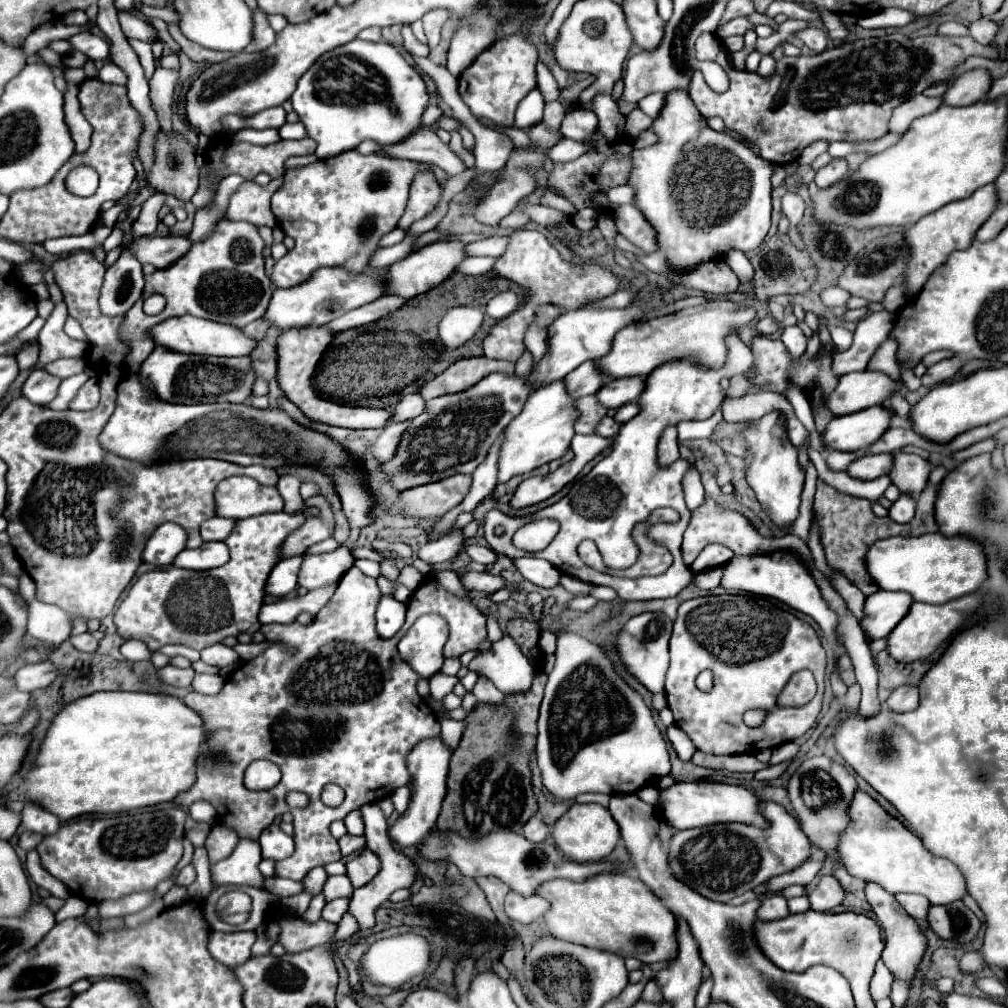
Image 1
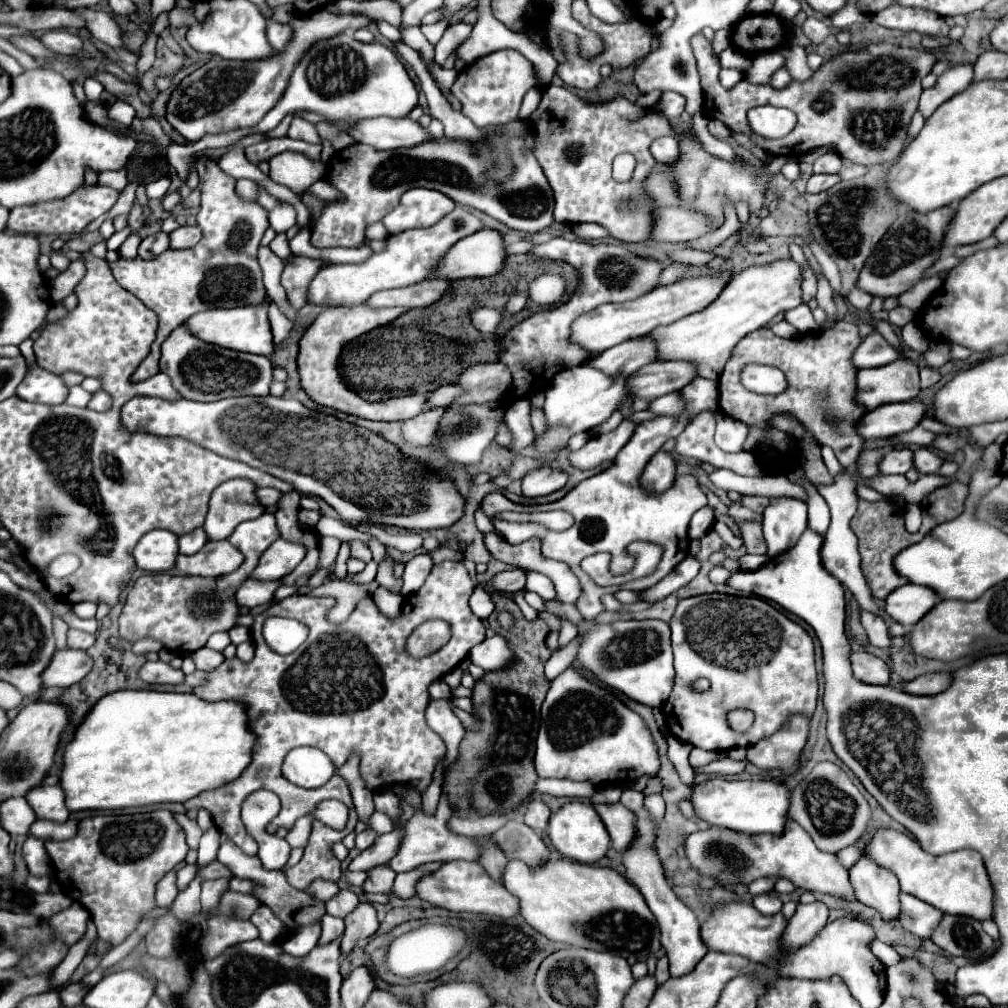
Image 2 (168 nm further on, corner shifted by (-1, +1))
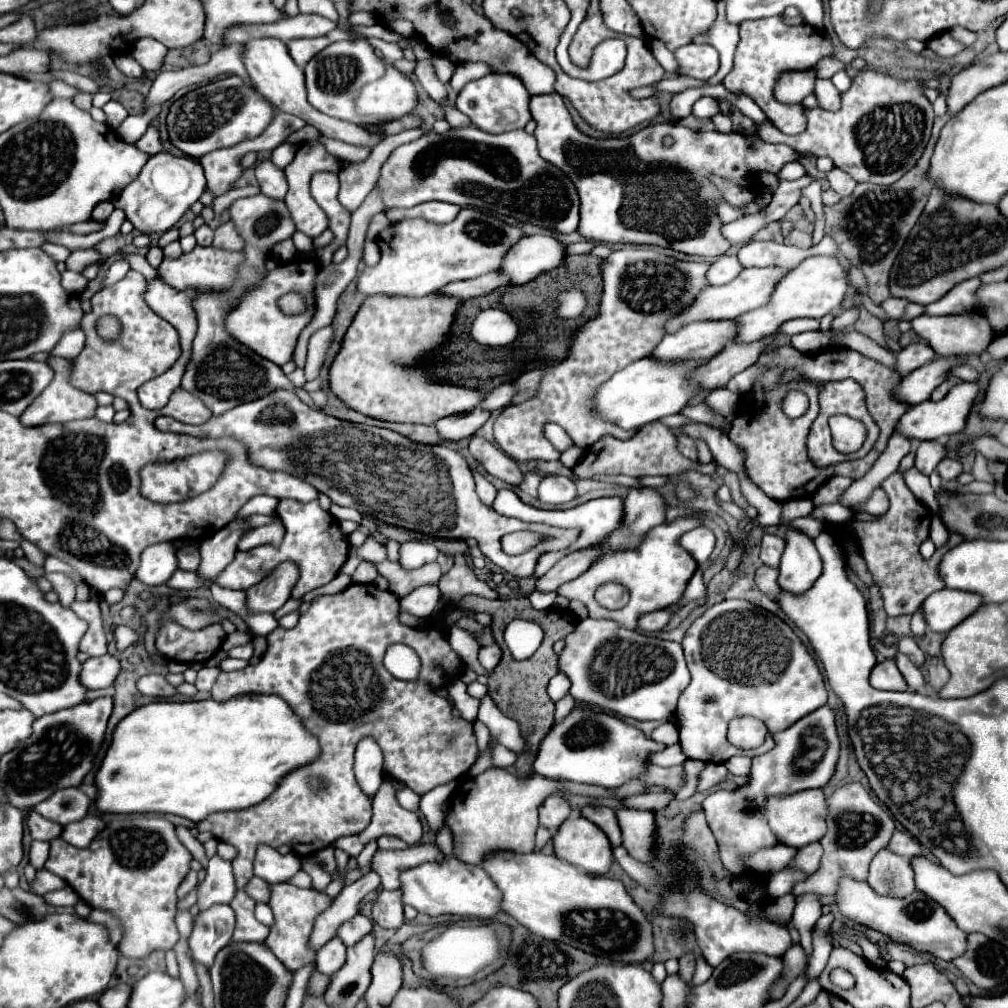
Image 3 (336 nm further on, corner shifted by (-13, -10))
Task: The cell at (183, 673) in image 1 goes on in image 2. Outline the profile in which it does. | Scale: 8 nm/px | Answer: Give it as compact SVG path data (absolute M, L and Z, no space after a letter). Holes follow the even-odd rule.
M148 661L140 669L140 679L146 683L160 683L160 685L182 685L184 683L184 673L182 669L174 669L164 661Z

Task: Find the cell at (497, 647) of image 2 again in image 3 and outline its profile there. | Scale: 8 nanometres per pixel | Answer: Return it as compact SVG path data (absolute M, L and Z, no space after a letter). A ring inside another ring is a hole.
M498 644L480 646L480 652L478 652L478 660L482 662L482 668L484 668L486 672L494 670L494 666L500 662L500 656L502 656L502 650L498 648Z

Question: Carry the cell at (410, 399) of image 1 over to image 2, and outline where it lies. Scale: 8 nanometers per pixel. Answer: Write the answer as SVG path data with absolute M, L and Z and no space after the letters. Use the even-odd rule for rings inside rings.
M442 385L442 387L438 387L436 391L432 391L428 395L426 407L448 407L454 401L456 395L460 395L460 387L456 387L456 385Z

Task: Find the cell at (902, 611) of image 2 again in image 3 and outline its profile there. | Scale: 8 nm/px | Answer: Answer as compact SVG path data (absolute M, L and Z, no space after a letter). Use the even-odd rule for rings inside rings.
M938 590L922 604L926 622L934 632L948 632L982 606L980 594L962 590Z

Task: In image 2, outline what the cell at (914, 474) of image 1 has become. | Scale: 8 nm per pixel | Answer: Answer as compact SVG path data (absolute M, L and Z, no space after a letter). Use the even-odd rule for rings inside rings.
M922 447L914 453L914 469L920 475L928 475L928 473L938 473L938 467L942 465L942 459L936 457L928 447Z

